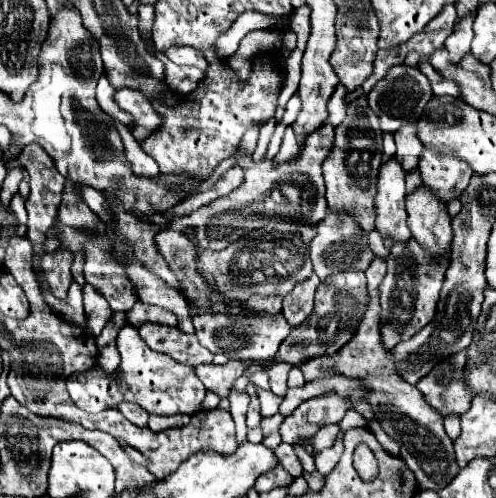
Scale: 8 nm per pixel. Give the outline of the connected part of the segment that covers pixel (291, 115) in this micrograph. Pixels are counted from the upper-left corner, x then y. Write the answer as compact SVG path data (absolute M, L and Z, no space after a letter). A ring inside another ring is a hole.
M295 93L287 102L285 113L280 123L276 125L275 131L285 131L288 125L293 124L298 117L301 106L300 97Z

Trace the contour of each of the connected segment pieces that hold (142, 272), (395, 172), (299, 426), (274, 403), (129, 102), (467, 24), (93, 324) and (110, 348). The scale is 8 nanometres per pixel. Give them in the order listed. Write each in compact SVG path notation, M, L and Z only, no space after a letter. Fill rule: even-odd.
M134 261L132 267L126 267L128 275L132 277L132 281L138 287L138 295L140 301L150 303L150 305L158 305L164 309L170 309L178 315L180 319L180 329L184 329L184 333L194 333L194 325L188 319L188 303L182 297L182 293L174 287L170 287L164 279L160 279L154 273L148 273L140 261Z
M390 159L380 167L378 193L376 193L376 229L382 237L390 237L394 243L410 239L406 225L406 171L398 161Z
M324 395L304 401L280 425L282 441L290 445L300 445L306 449L306 453L314 457L316 449L310 447L310 439L318 433L322 425L338 423L346 411L348 411L348 401L338 395Z
M258 391L260 393L260 405L262 405L262 417L270 417L278 411L278 405L282 403L282 397L274 395L272 391Z
M116 89L116 103L134 115L136 129L134 129L134 137L138 141L148 139L148 133L156 133L162 125L162 117L158 115L158 111L152 107L152 103L138 91L134 89Z
M464 17L460 21L460 25L456 25L454 33L446 39L446 49L448 49L448 57L452 57L452 61L460 61L460 57L464 57L470 51L470 43L472 43L472 21L474 17Z
M84 285L84 313L86 313L86 323L88 329L98 337L100 331L104 329L104 325L110 321L112 317L112 309L108 305L108 301L92 287L92 285Z
M110 341L106 347L100 349L100 357L98 357L98 365L102 369L108 369L108 373L112 373L114 369L118 369L120 363L120 355L116 353L116 343Z

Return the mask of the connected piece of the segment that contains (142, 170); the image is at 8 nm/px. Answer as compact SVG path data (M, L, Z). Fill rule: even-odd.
M116 123L118 133L122 135L122 141L126 145L126 157L132 163L132 171L144 177L156 177L158 175L158 165L156 161L144 153L144 149L140 149L140 143L132 137L132 133L128 133L128 129L120 123Z

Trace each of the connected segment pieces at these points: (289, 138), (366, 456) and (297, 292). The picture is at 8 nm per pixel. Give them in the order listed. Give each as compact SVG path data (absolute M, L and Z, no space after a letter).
M288 127L286 133L284 133L282 147L280 147L278 155L274 157L274 161L288 161L288 157L296 155L296 151L298 151L298 145L296 145L296 143L298 143L298 141L296 141L296 137L294 137L294 131L292 131L292 127Z
M360 445L354 451L353 466L358 471L358 475L366 482L372 481L378 475L377 459L366 445Z
M312 275L310 279L296 283L296 287L284 297L282 313L284 313L284 319L292 327L304 323L310 317L310 313L314 309L314 293L316 293L318 285L320 285L320 279L316 275Z

